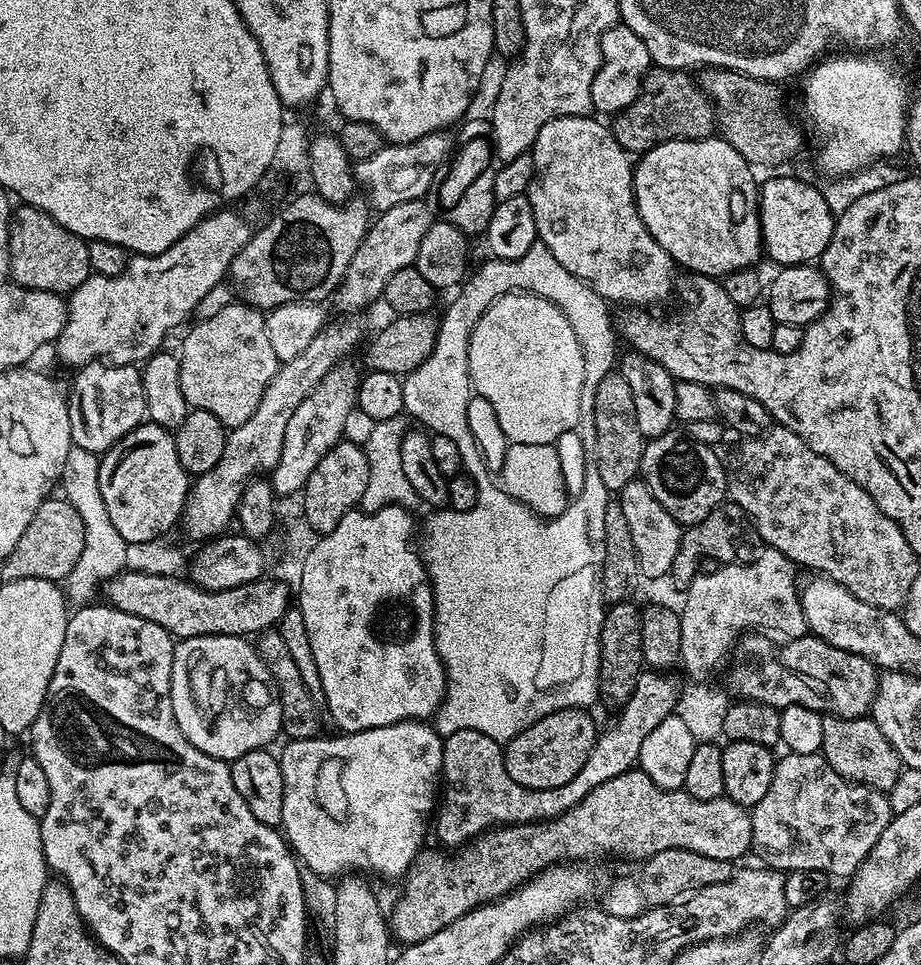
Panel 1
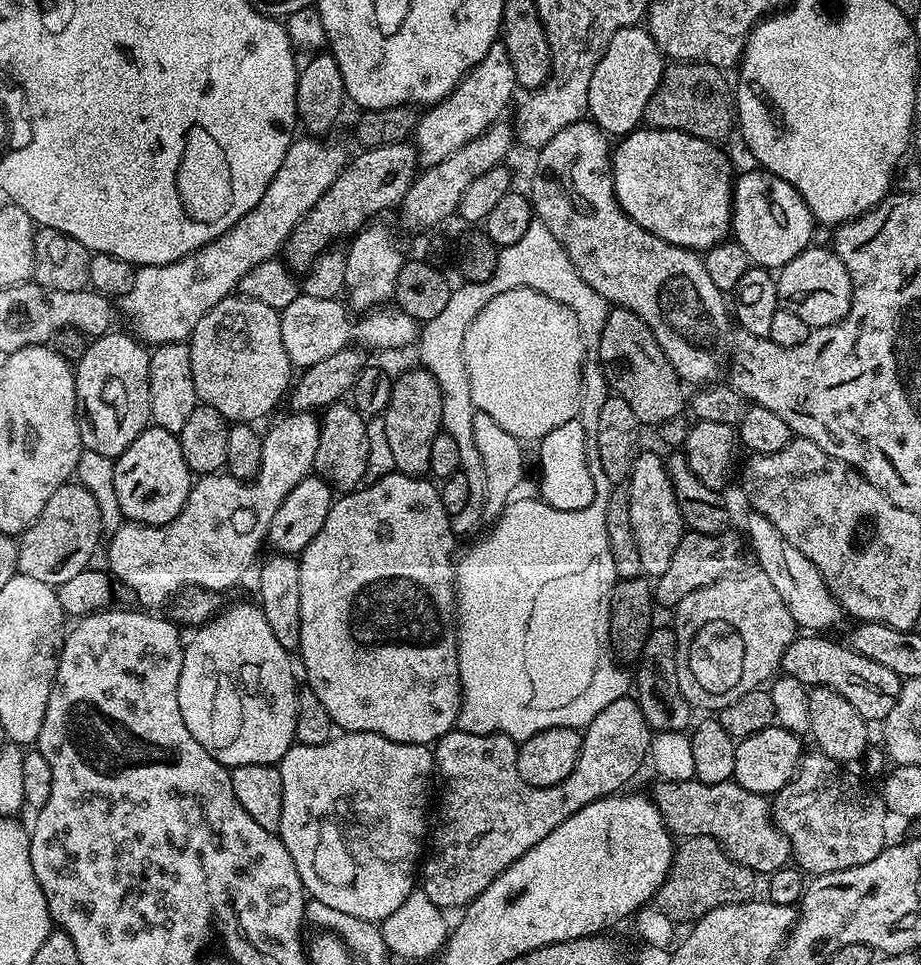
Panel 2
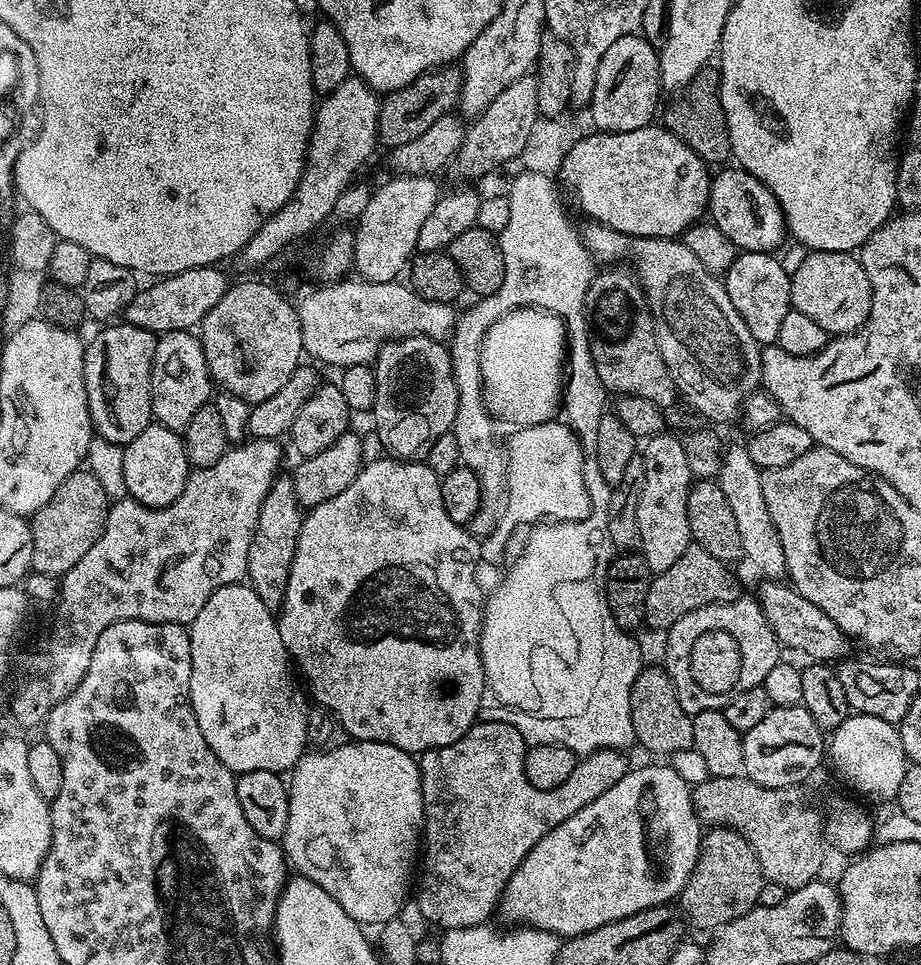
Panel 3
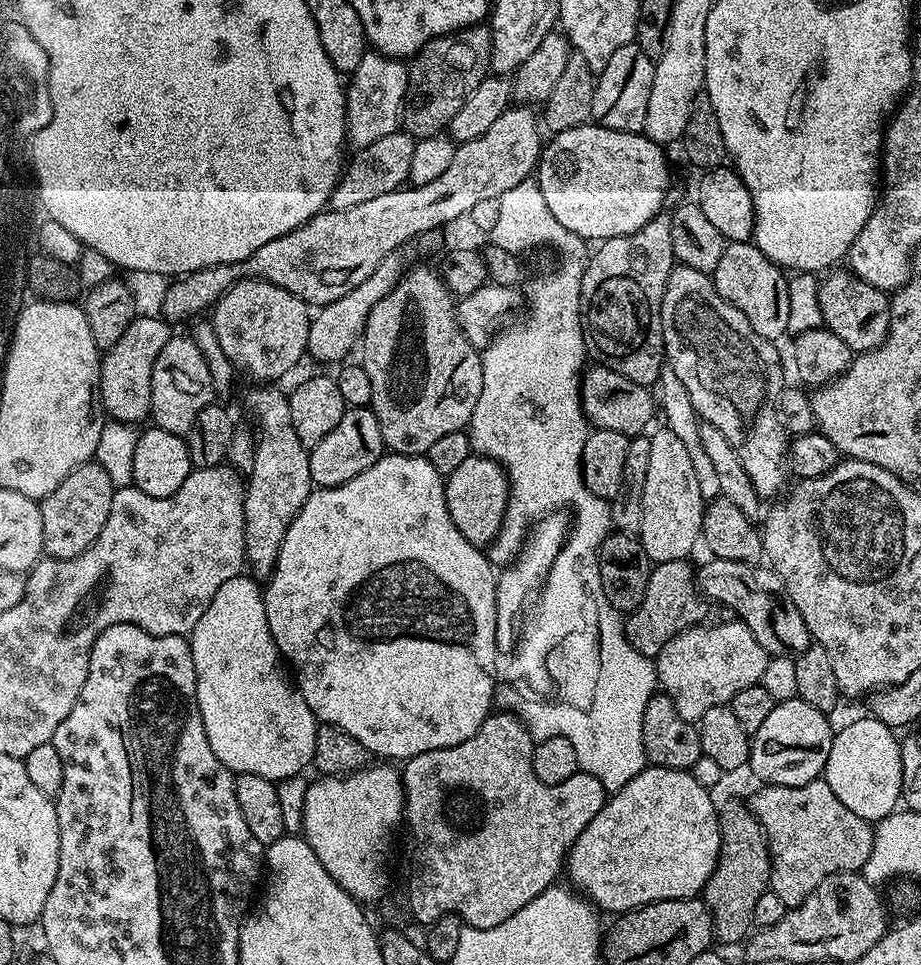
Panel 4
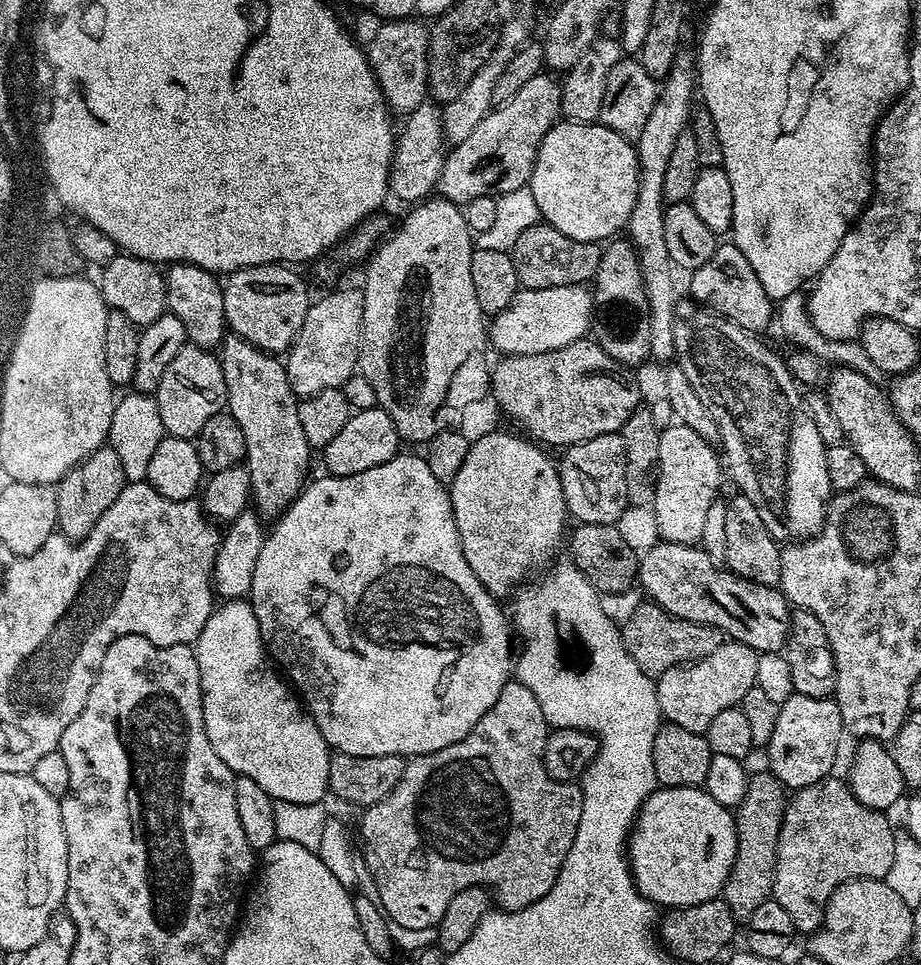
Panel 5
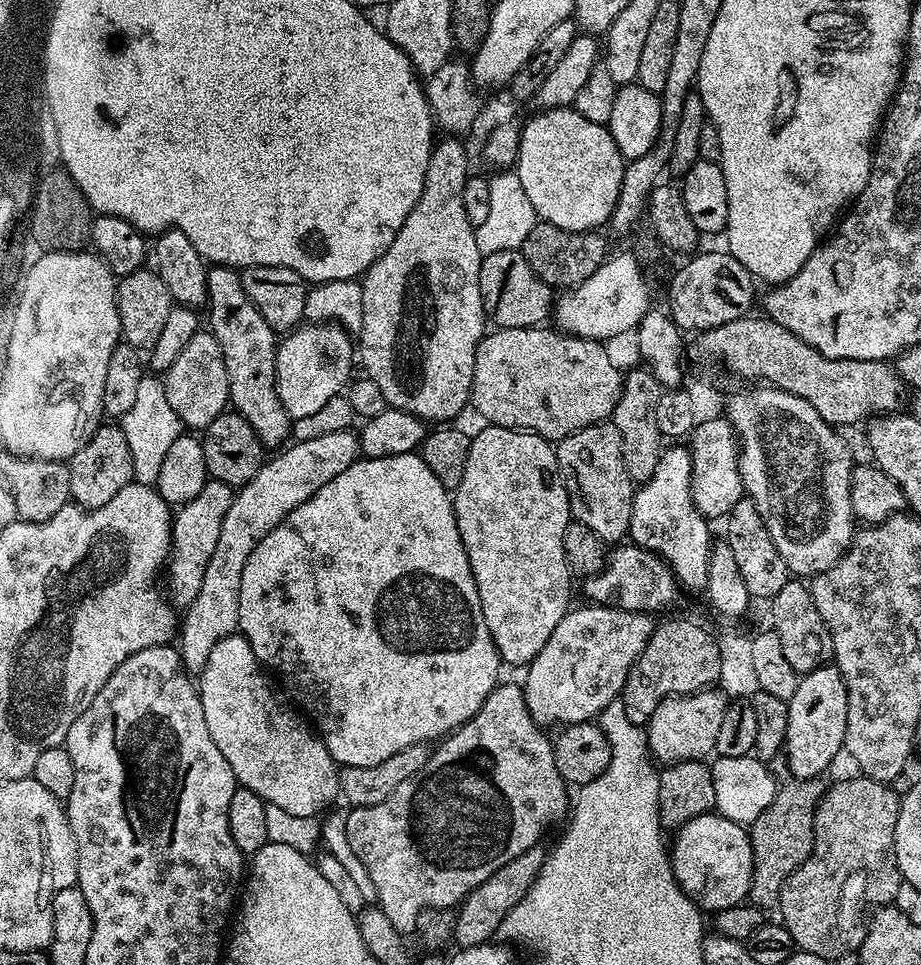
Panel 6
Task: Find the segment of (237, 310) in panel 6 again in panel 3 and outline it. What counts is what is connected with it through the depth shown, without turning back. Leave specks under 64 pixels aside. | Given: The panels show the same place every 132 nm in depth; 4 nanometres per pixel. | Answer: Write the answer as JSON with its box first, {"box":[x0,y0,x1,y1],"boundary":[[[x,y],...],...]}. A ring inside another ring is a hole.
{"box":[246,474,302,610],"boundary":[[[288,474],[277,475],[262,502],[258,526],[254,526],[246,577],[254,594],[258,594],[258,598],[262,598],[262,602],[266,602],[266,606],[273,610],[279,609],[286,598],[286,584],[290,582],[290,566],[294,562],[301,523],[302,509],[298,494],[294,492],[292,477]]]}

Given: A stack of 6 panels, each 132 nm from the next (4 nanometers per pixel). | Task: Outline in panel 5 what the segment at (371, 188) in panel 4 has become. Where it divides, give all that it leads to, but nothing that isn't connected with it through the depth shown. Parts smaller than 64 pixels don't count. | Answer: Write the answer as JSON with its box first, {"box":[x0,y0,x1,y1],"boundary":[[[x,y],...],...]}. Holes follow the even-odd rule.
{"box":[388,102,446,202],"boundary":[[[425,102],[403,121],[404,129],[401,132],[399,129],[395,137],[388,170],[388,187],[393,197],[396,195],[400,200],[420,202],[431,197],[439,185],[446,155],[446,148],[442,143],[441,113],[441,109],[435,103]]]}

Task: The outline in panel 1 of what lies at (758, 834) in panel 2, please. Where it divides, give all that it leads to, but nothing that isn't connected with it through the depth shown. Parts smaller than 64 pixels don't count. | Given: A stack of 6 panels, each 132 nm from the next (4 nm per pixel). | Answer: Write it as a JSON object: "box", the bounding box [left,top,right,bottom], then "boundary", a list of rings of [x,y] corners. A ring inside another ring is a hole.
{"box":[390,767,752,945],"boundary":[[[639,767],[617,774],[596,786],[578,806],[570,806],[552,820],[535,820],[533,824],[506,824],[491,829],[475,840],[463,845],[458,854],[447,851],[421,851],[412,863],[407,876],[403,877],[404,893],[396,904],[396,913],[390,916],[390,932],[401,940],[401,945],[417,944],[450,926],[470,910],[481,908],[491,900],[500,900],[509,892],[521,888],[540,872],[555,864],[588,862],[599,856],[629,856],[635,862],[643,862],[658,850],[694,850],[694,854],[706,854],[706,858],[740,862],[744,855],[752,852],[752,814],[738,802],[722,795],[709,800],[699,800],[681,789],[666,790],[658,786]]]}

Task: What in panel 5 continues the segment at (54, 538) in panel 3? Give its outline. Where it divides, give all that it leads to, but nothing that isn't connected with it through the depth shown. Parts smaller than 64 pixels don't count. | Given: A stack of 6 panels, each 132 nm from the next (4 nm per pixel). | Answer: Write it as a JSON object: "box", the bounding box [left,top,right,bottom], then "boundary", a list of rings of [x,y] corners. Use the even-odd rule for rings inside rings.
{"box":[55,446,125,542],"boundary":[[[110,446],[94,450],[81,464],[76,464],[55,485],[58,512],[56,514],[56,527],[59,535],[73,542],[79,542],[94,530],[98,518],[110,510],[114,498],[122,494],[125,486],[124,471],[118,454]]]}

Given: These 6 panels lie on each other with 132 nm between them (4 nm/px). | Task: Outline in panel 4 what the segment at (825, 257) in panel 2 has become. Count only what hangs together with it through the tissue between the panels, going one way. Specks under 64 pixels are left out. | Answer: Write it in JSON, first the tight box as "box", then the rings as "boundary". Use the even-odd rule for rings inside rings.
{"box":[819,268,891,353],"boundary":[[[838,268],[831,271],[827,280],[819,283],[819,306],[823,325],[842,338],[853,353],[868,352],[877,348],[888,336],[891,301],[880,288],[874,288],[853,275]]]}

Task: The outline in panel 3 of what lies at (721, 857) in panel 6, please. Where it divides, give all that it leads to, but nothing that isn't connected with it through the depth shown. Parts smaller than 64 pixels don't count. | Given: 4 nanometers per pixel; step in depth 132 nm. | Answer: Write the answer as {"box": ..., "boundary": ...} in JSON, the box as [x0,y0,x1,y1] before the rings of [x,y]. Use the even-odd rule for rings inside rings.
{"box":[498,763,702,938],"boundary":[[[652,763],[656,764],[648,764],[645,768],[633,767],[622,779],[614,782],[614,786],[610,786],[610,790],[606,790],[606,794],[602,794],[602,798],[590,802],[590,806],[582,806],[582,810],[578,810],[578,814],[566,818],[566,822],[554,826],[554,830],[550,830],[550,834],[543,836],[532,847],[530,854],[526,854],[526,858],[517,866],[510,878],[510,882],[504,887],[504,894],[500,897],[498,905],[499,915],[502,914],[506,919],[513,920],[511,923],[516,926],[541,928],[547,932],[552,932],[555,936],[571,938],[598,930],[598,926],[606,926],[610,922],[618,922],[630,914],[638,914],[647,908],[659,908],[675,901],[694,870],[694,862],[698,862],[702,825],[700,819],[696,816],[690,785],[682,782],[682,777],[679,774],[674,774],[671,763]]]}

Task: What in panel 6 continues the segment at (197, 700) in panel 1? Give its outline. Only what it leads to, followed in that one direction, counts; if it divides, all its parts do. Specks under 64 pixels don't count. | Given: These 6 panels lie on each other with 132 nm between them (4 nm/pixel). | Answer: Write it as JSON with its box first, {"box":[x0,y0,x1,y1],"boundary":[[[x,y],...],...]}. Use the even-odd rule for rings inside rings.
{"box":[198,634,340,817],"boundary":[[[233,634],[216,643],[214,650],[210,650],[210,658],[206,658],[206,666],[198,674],[202,714],[206,714],[210,738],[214,738],[214,746],[222,750],[222,758],[230,762],[230,770],[234,770],[237,781],[243,787],[254,790],[265,804],[273,804],[291,814],[319,817],[333,807],[332,799],[340,796],[338,765],[326,750],[324,741],[281,695],[277,685],[268,681],[267,675],[269,673],[262,667],[254,650],[250,650],[250,642],[246,642],[244,636]]]}

